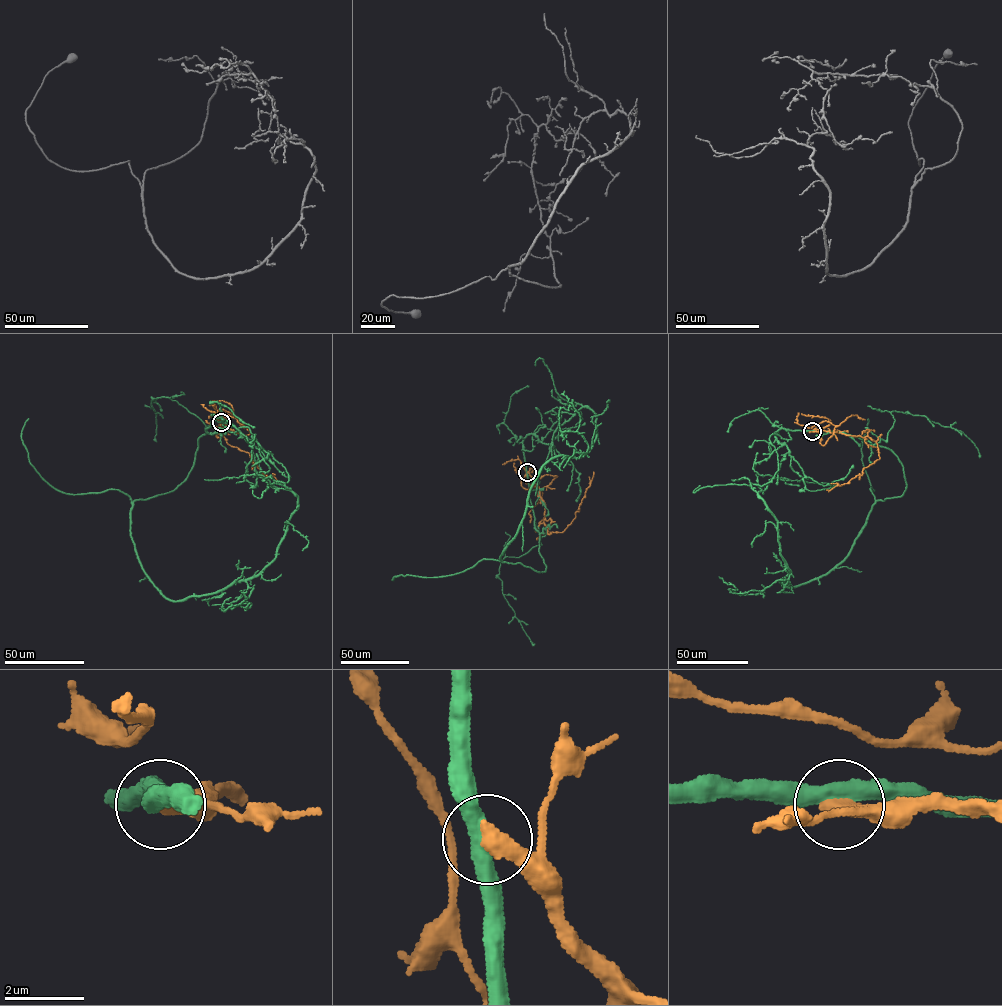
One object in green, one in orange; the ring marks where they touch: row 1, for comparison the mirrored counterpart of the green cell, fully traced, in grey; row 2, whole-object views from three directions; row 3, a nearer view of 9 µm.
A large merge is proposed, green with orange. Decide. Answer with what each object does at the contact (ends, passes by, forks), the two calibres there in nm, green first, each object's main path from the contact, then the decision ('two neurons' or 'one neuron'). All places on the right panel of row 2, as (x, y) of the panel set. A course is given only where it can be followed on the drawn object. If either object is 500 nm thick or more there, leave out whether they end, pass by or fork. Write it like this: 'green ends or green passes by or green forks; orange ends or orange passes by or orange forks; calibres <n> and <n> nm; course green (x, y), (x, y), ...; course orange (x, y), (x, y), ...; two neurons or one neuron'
green passes by; orange ends; calibres 420 and 400 nm; course green (812, 431), (777, 430), (778, 470), (750, 483), (777, 521), (789, 577), (748, 595), (719, 577); course orange (812, 431), (868, 436), (877, 444), (879, 459), (865, 467), (861, 475), (826, 490); two neurons

